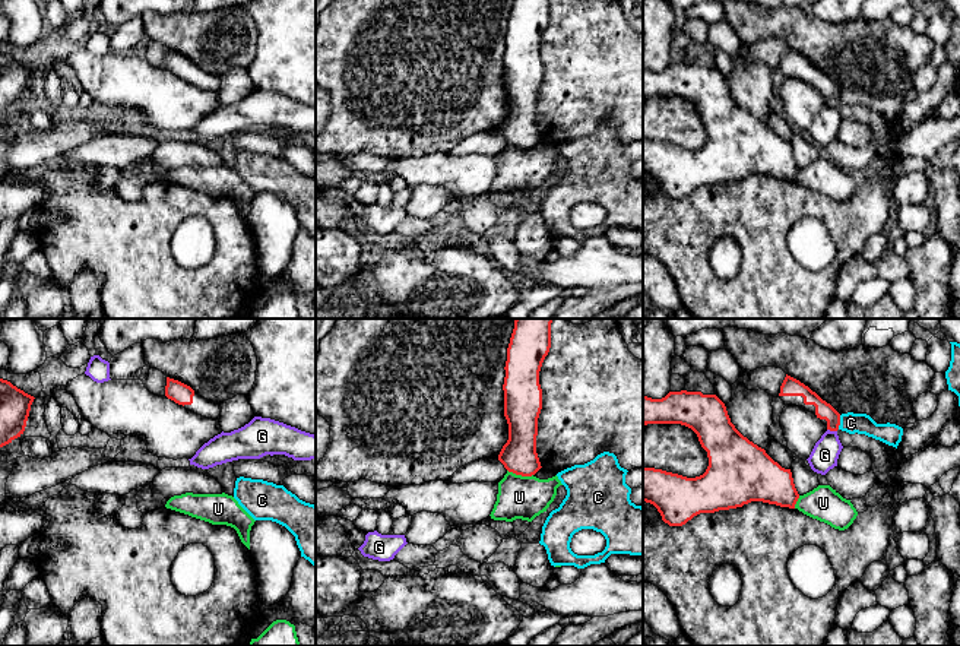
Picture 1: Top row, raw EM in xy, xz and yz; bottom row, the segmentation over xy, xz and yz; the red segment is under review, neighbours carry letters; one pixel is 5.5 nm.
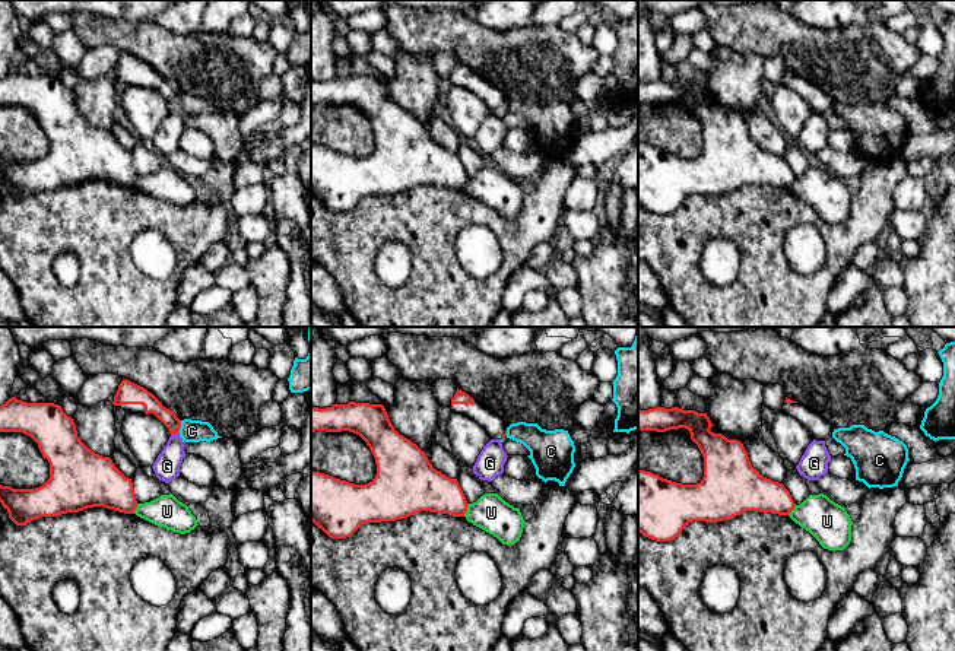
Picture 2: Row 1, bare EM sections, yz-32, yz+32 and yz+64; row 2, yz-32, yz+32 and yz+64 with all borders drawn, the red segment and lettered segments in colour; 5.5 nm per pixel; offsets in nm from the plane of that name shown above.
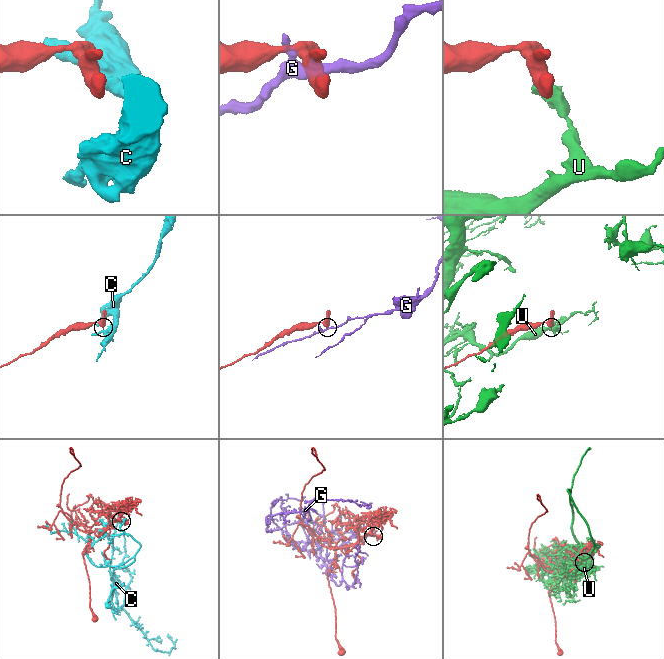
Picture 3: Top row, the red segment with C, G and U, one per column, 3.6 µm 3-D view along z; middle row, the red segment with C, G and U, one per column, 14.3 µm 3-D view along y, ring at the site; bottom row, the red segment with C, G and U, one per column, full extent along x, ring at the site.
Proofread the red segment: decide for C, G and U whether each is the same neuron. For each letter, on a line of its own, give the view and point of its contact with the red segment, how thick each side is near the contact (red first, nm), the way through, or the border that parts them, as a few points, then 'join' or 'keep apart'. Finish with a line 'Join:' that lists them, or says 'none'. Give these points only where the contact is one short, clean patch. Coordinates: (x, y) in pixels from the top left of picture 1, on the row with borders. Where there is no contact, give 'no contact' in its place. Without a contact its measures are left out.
C: yz (839, 423) | 100/120 nm | along yz (840, 415), (837, 428) | keep apart
G: yz (832, 430) | 100/150 nm | along yz (827, 428), (836, 431) | keep apart
U: xz (520, 474) | 190/240 nm | keep apart
Join: none

